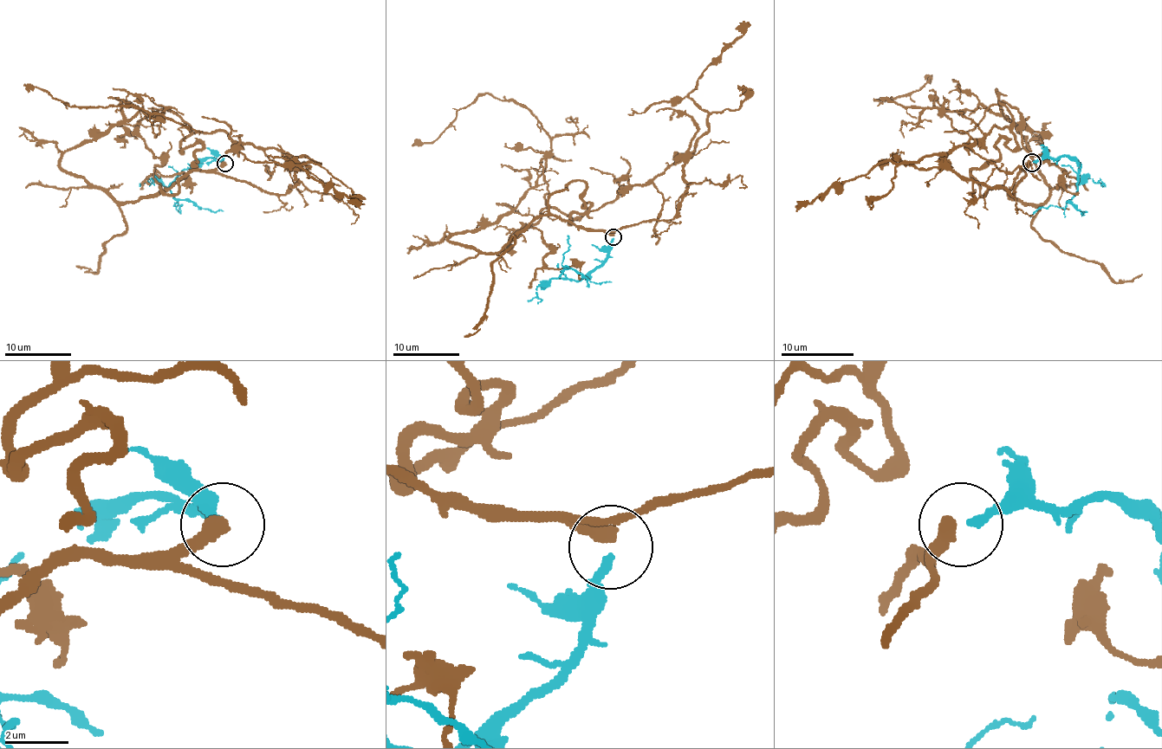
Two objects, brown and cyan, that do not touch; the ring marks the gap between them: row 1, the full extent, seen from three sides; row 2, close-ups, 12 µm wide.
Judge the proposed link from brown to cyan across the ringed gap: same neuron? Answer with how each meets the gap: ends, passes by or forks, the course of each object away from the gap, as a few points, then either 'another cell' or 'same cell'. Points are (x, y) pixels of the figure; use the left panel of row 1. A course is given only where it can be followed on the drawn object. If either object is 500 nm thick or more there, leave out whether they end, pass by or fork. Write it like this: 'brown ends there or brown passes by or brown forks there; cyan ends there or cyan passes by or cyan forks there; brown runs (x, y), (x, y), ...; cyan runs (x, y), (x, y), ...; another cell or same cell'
brown runs (224, 164), (118, 202), (69, 176), (61, 156), (139, 111), (163, 114), (71, 107), (23, 84); cyan runs (224, 164), (211, 158), (199, 158), (170, 187), (178, 199), (223, 210); same cell

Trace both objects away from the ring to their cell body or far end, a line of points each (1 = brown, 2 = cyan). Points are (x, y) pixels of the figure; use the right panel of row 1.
1: (1031, 163), (1009, 195), (1040, 204), (1049, 188), (1010, 122), (982, 104), (874, 100), (932, 75)
2: (1033, 163), (1064, 155), (1071, 157), (1080, 166), (1076, 193), (1067, 201), (1082, 214)

